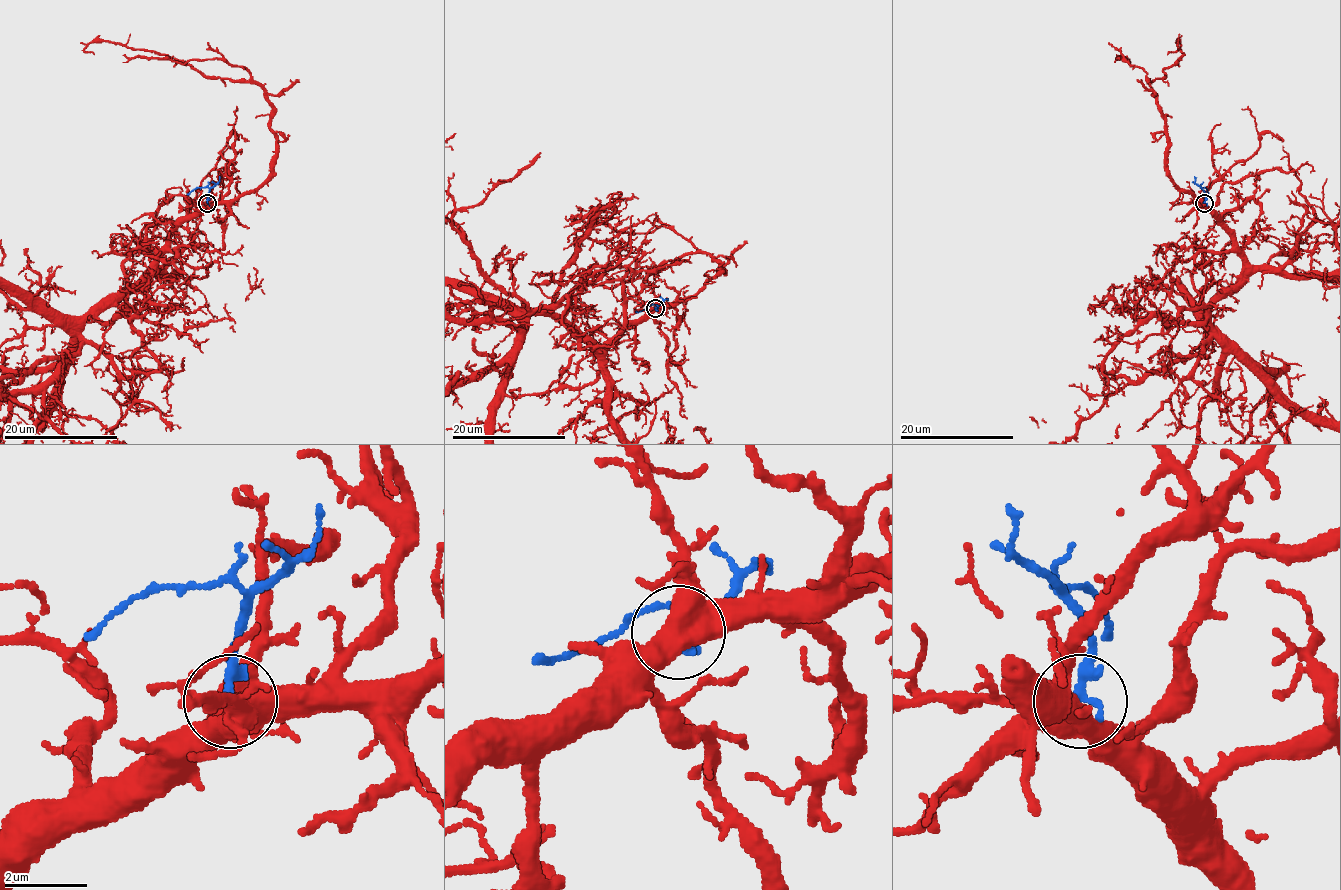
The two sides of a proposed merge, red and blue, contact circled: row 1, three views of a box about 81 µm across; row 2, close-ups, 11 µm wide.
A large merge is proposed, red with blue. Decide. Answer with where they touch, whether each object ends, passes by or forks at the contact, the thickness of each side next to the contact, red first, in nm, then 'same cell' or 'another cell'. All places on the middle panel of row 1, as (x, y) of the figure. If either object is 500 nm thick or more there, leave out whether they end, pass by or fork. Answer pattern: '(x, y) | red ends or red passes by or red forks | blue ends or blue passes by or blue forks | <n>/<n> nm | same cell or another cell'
(655, 308) | 500/320 nm | same cell

